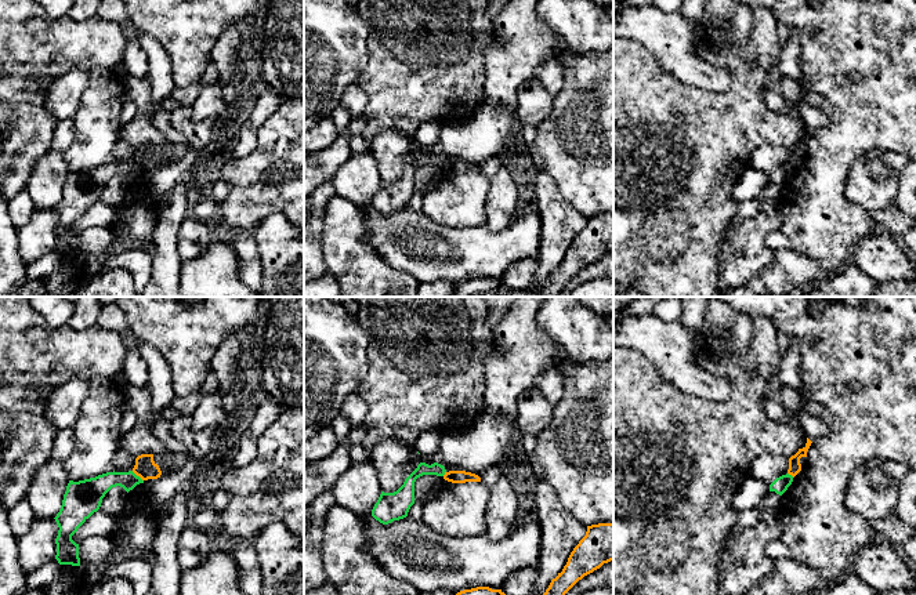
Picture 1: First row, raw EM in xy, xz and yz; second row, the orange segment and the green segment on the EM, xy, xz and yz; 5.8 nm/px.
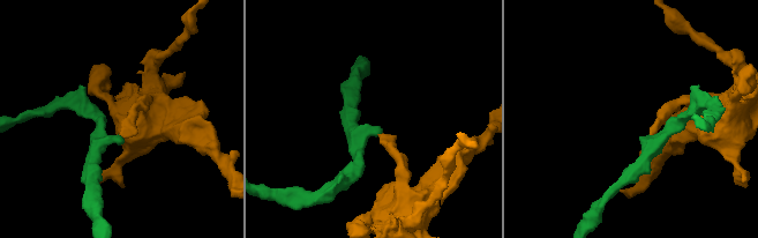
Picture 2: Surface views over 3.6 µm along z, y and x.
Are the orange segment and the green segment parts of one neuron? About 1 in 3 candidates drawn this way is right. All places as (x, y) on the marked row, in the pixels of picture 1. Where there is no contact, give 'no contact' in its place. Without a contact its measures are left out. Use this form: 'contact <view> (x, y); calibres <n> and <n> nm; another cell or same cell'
contact xy (137, 475); calibres 120 and 120 nm; another cell

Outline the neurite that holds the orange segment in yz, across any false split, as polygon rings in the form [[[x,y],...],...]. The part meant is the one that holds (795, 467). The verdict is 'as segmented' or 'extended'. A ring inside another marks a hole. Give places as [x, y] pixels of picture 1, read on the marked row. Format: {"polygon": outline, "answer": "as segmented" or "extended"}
{"polygon": [[[807,438],[805,446],[803,449],[799,449],[799,451],[789,458],[788,474],[792,475],[793,478],[801,471],[800,458],[807,457],[807,451],[808,451],[811,443],[812,442]]], "answer": "as segmented"}

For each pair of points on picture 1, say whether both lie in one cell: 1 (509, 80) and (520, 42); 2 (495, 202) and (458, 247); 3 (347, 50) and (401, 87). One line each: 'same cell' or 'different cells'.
1: same cell
2: different cells
3: different cells

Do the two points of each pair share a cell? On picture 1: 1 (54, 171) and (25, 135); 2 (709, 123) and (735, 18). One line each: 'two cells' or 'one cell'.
1: two cells
2: two cells

